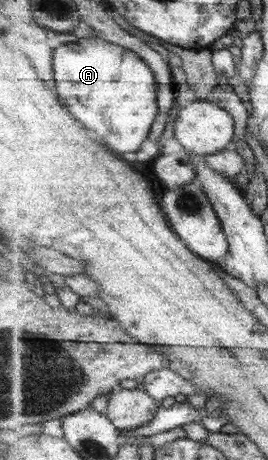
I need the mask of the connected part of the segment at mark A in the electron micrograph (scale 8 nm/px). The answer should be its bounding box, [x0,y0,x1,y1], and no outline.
[53,35,160,156]

